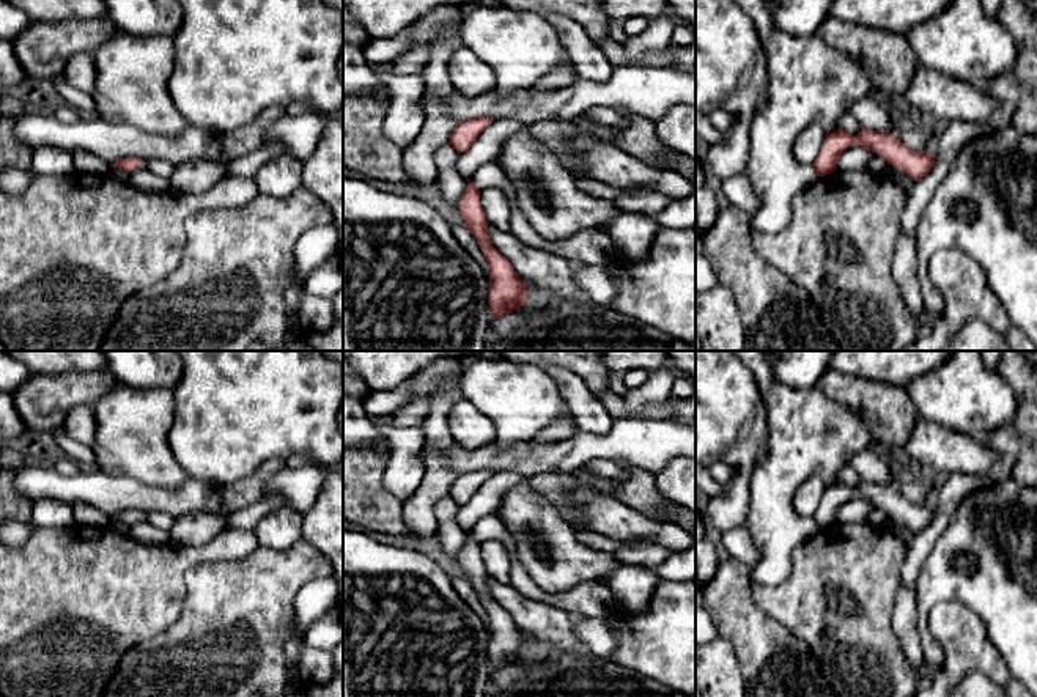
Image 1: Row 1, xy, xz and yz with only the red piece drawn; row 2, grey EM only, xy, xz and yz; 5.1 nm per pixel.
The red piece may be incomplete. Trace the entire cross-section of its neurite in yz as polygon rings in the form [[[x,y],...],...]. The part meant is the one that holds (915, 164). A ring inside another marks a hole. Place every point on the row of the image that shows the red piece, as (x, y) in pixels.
[[[840,127],[831,134],[825,134],[820,153],[812,164],[818,176],[832,173],[837,168],[839,156],[848,148],[861,146],[881,156],[888,165],[899,168],[900,171],[921,179],[935,167],[935,156],[927,153],[916,153],[906,148],[892,134],[878,134],[864,129],[851,135]]]

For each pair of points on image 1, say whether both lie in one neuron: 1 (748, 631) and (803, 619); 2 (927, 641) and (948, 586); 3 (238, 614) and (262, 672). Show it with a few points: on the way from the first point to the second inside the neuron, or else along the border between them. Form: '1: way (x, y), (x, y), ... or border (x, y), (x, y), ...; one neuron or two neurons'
1: border (752, 600), (809, 647); two neurons
2: way (924, 626), (924, 606), (933, 597); one neuron
3: way (254, 625), (260, 637), (262, 656); one neuron

